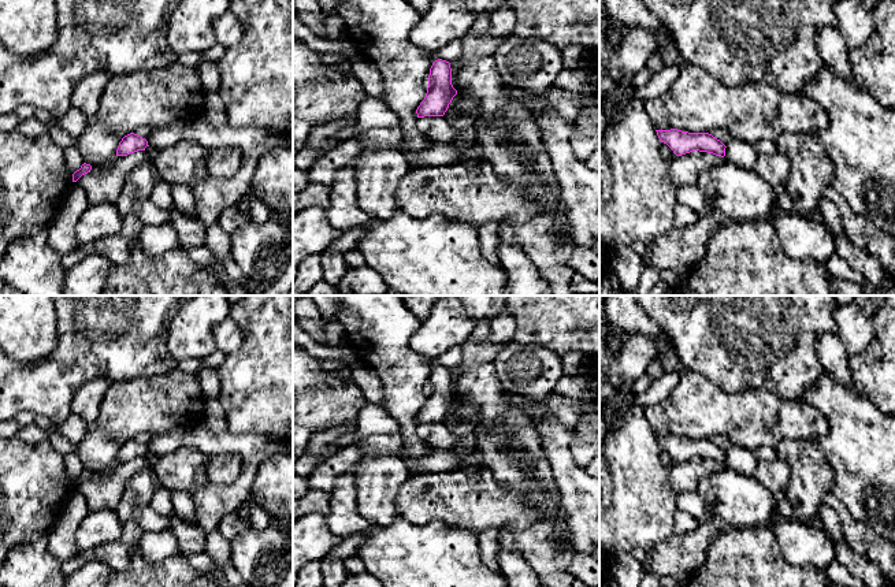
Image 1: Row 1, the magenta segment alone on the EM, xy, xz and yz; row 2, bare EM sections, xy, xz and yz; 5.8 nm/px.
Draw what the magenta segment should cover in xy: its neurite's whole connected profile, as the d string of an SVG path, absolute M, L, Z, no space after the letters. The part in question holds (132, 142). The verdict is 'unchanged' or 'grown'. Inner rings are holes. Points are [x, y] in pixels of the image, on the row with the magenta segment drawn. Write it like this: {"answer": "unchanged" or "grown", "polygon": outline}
{"answer": "unchanged", "polygon": "M130 133L122 138L116 149L116 156L127 156L137 151L145 151L149 146L148 141L134 133Z"}

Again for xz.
{"answer": "unchanged", "polygon": "M442 59L435 60L430 68L426 97L416 109L417 118L443 116L456 94L450 63Z"}

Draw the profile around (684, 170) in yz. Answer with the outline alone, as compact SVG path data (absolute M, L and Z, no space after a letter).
M692 151L669 160L669 174L677 187L698 185L699 174L725 161L724 157L708 152Z

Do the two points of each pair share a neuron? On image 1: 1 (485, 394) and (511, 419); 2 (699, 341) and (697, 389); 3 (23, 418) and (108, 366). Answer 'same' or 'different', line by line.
1: same
2: different
3: different

